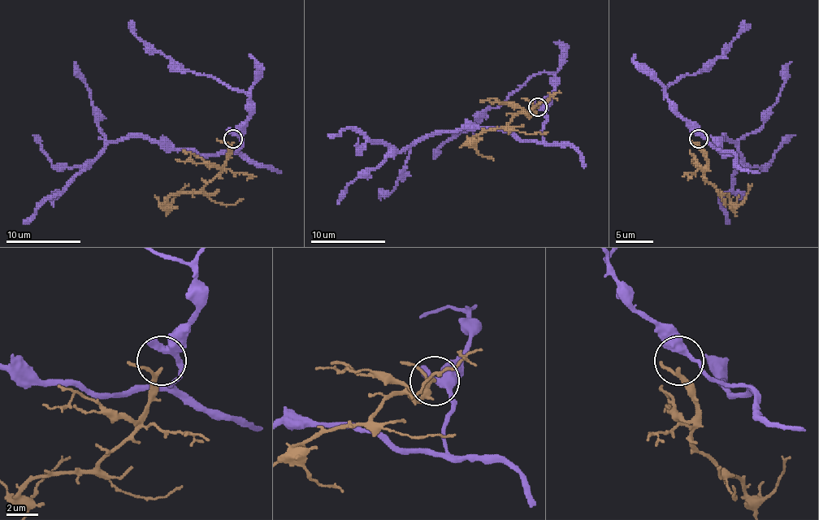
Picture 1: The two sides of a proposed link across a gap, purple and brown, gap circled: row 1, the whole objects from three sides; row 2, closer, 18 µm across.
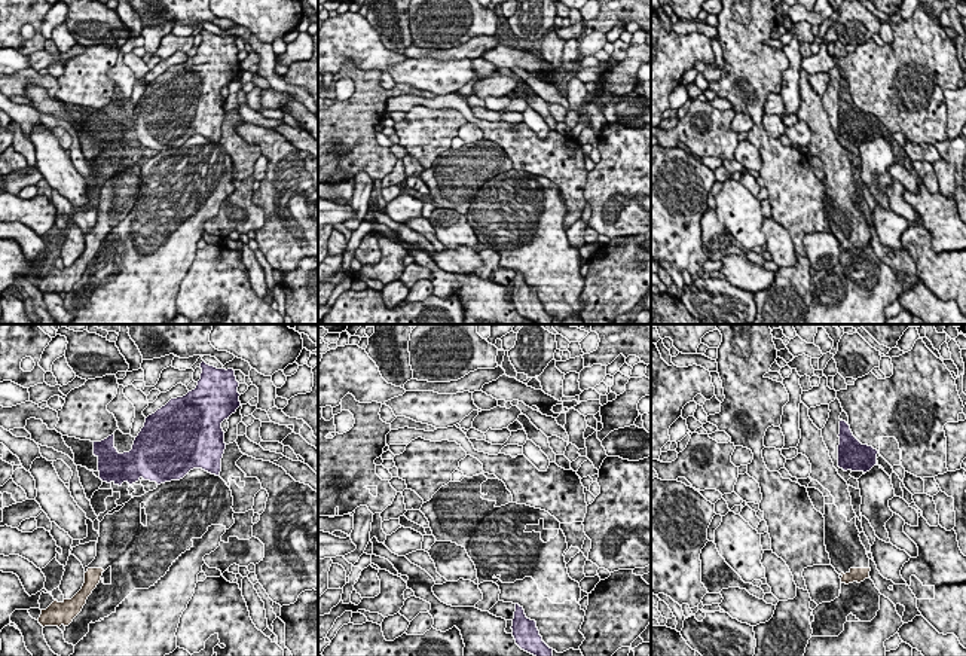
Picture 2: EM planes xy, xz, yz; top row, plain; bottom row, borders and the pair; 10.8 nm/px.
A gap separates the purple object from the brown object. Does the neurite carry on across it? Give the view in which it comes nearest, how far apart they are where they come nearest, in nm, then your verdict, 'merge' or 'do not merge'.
xy | 900 nm | do not merge

